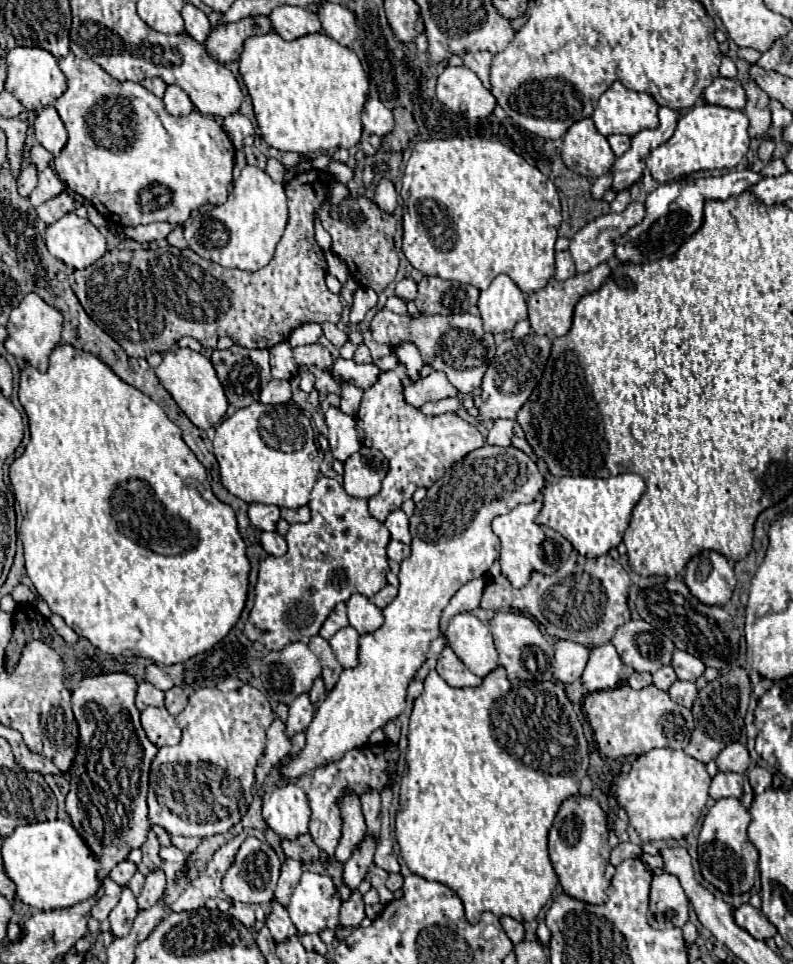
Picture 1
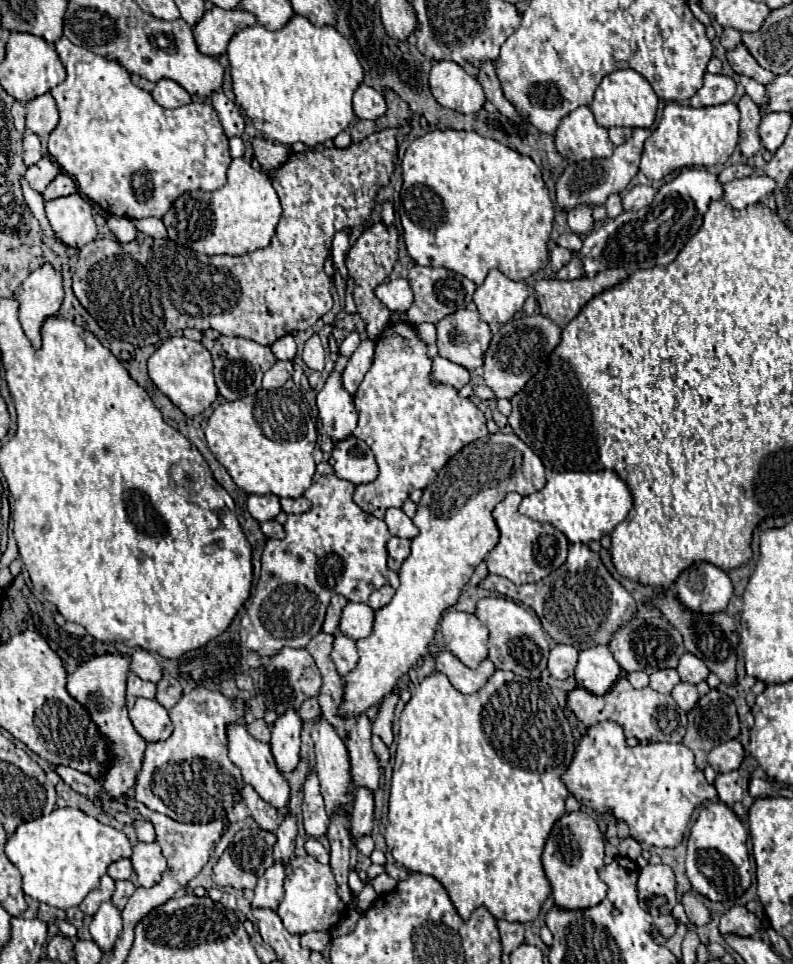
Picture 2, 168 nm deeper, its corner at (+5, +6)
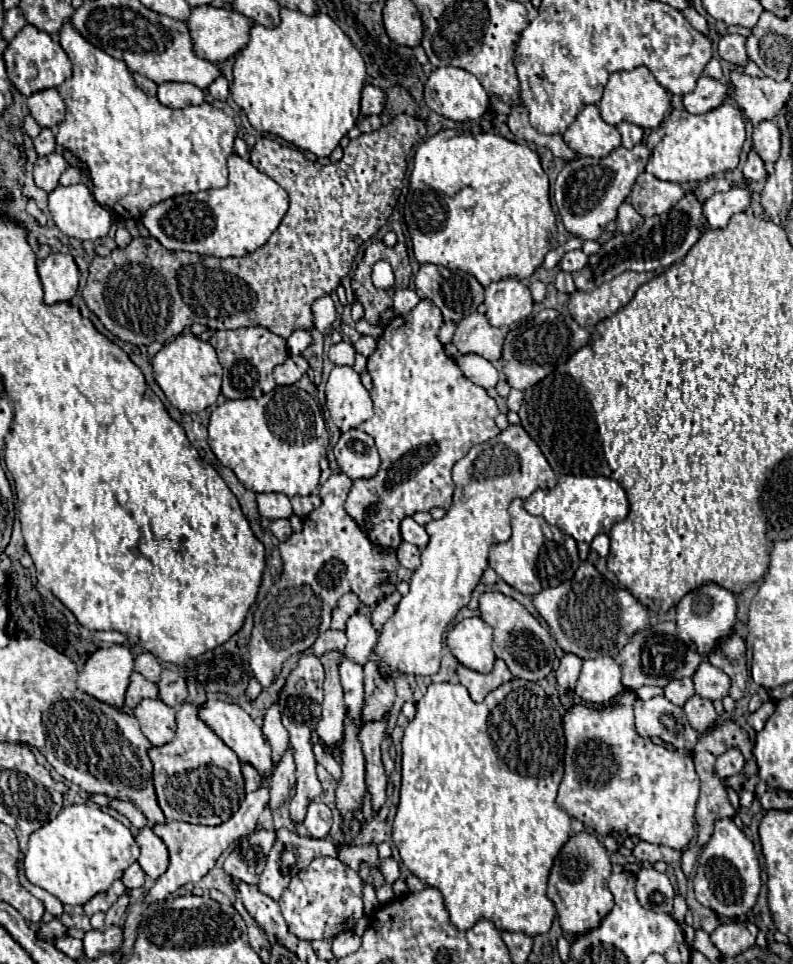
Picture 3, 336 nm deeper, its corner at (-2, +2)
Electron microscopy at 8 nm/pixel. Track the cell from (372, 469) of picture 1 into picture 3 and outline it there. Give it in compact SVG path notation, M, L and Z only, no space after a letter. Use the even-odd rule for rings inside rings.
M348 430L334 446L334 456L340 470L352 480L372 478L380 470L380 458L372 436L362 430Z

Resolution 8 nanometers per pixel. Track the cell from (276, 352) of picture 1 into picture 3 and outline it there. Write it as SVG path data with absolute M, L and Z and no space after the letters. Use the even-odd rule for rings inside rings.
M296 330L286 342L288 342L288 352L292 354L292 356L296 356L296 354L302 354L306 348L308 348L308 344L310 344L310 332L306 332L306 330Z

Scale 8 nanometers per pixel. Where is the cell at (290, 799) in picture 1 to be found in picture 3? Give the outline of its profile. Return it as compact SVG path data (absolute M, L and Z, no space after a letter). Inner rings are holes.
M204 702L200 706L200 718L224 740L226 746L230 746L236 756L240 758L240 762L248 762L252 764L262 778L270 778L272 770L274 770L274 762L270 756L270 748L268 748L268 740L262 734L262 728L254 724L254 720L236 704L228 704L228 702Z

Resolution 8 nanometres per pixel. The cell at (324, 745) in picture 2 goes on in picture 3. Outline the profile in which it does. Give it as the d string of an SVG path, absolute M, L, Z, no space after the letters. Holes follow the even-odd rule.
M326 652L322 658L322 666L326 672L324 680L324 702L322 702L322 716L316 726L316 732L320 736L320 742L324 748L334 750L342 742L344 732L344 716L346 716L346 704L344 704L344 692L338 676L338 664L342 660L340 652Z

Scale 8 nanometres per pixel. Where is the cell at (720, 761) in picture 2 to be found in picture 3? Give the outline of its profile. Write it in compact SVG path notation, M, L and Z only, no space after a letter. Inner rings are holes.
M730 748L728 752L724 752L718 760L716 760L716 766L714 766L714 772L720 780L726 780L734 774L738 774L742 768L744 768L746 760L742 756L742 752L738 748Z

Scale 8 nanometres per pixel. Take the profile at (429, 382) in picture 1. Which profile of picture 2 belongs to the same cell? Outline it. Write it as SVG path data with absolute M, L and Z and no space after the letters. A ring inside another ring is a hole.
M437 356L433 360L433 380L443 382L443 384L451 384L453 388L461 388L471 380L471 372L447 358Z

